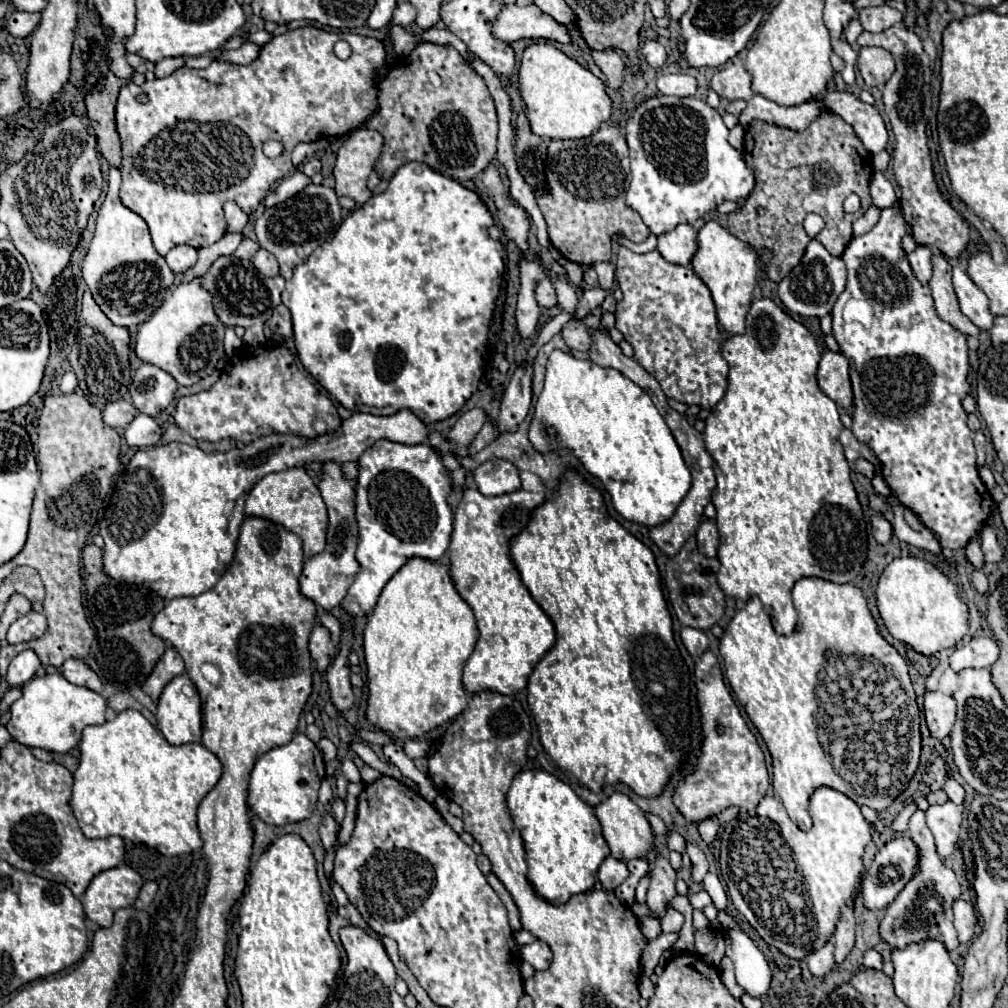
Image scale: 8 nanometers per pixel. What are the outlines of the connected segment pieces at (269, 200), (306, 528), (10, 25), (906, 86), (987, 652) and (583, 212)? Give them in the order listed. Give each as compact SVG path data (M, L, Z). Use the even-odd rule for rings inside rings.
M294 171L290 177L282 179L282 181L266 195L264 207L274 207L274 205L286 201L288 197L300 193L300 191L302 191L306 185L310 185L310 183L312 183L312 179L310 179L308 175L304 175L302 171Z
M292 467L278 473L266 475L262 481L254 485L254 489L246 497L244 507L248 517L262 517L282 525L286 531L296 533L304 543L304 555L312 557L326 547L326 527L328 527L328 513L326 505L320 497L316 483L308 477L304 467Z
M12 11L6 19L6 29L14 37L26 37L34 31L40 23L40 13L26 13L26 11Z
M898 23L882 33L864 31L858 37L858 47L866 45L884 47L890 53L894 53L896 59L896 73L886 83L882 99L884 99L884 111L890 117L892 131L896 137L894 171L896 181L902 187L902 199L900 199L902 215L910 225L916 243L934 245L942 251L944 257L956 259L970 243L970 229L964 217L958 211L954 211L954 207L950 207L948 201L942 199L934 181L928 137L926 137L926 123L930 113L930 59L922 49L922 39L916 33L908 31L902 23Z
M974 637L970 643L958 647L950 657L950 667L962 671L966 667L990 667L1000 655L994 637Z
M604 125L586 139L548 143L546 187L542 193L536 193L536 201L548 223L552 245L568 261L594 267L600 261L610 261L612 235L624 233L636 243L646 241L650 235L642 217L624 201L626 167L630 167L628 145L622 133L612 125Z

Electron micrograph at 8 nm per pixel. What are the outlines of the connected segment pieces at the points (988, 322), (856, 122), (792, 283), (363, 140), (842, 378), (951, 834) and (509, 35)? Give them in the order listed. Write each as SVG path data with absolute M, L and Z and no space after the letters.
M954 267L954 275L952 275L952 283L954 283L954 291L958 295L960 301L960 309L966 317L970 317L980 329L988 331L992 327L994 317L988 311L988 297L984 295L984 291L980 291L972 279L968 277L968 273L962 267Z
M832 91L826 93L824 105L840 115L848 125L852 125L858 139L864 143L864 147L876 155L886 149L888 145L888 131L884 125L884 119L876 111L876 107L862 103L858 97L844 93L844 91Z
M812 239L798 267L794 267L790 275L778 283L778 295L792 313L798 313L802 317L824 317L832 311L838 295L844 291L844 285L846 285L846 265L842 257L830 255L822 243Z
M366 127L354 129L348 139L338 149L338 159L334 165L336 193L338 197L350 197L358 205L372 197L366 181L380 157L384 137L378 131Z
M826 351L818 365L820 389L840 407L852 407L852 385L848 377L848 359L842 353Z
M952 801L944 803L944 805L932 805L926 811L926 819L928 819L928 827L934 835L934 843L936 843L936 851L940 855L942 861L950 859L958 841L958 833L960 833L960 825L964 821L964 807L956 805Z
M536 5L502 7L502 13L494 23L494 35L508 43L518 39L550 39L558 43L570 43L568 29Z

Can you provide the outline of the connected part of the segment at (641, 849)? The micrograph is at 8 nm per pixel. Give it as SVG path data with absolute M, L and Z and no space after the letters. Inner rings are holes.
M614 793L602 805L598 805L594 811L596 811L596 817L602 823L602 831L604 831L604 837L608 841L608 845L610 845L612 857L616 857L620 861L630 861L630 859L648 857L654 851L652 827L646 819L644 811L638 805L634 805L626 795Z

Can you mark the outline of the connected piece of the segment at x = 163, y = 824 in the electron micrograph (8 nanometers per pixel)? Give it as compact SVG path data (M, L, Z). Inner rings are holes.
M126 709L122 713L116 715L114 721L106 721L102 725L88 725L82 731L82 741L78 745L80 749L80 763L78 769L74 771L74 785L72 785L72 799L70 799L70 807L74 811L74 817L78 819L78 825L82 829L82 833L88 839L98 839L98 837L110 837L110 835L118 835L122 839L128 839L132 843L144 843L150 845L154 849L158 849L162 855L172 857L172 855L182 855L182 853L194 853L202 847L202 839L198 833L198 825L196 825L196 809L200 805L200 801L204 799L204 795L218 783L220 775L222 775L222 765L218 761L218 757L214 753L210 753L204 745L200 743L186 743L186 745L170 745L164 735L136 709Z

